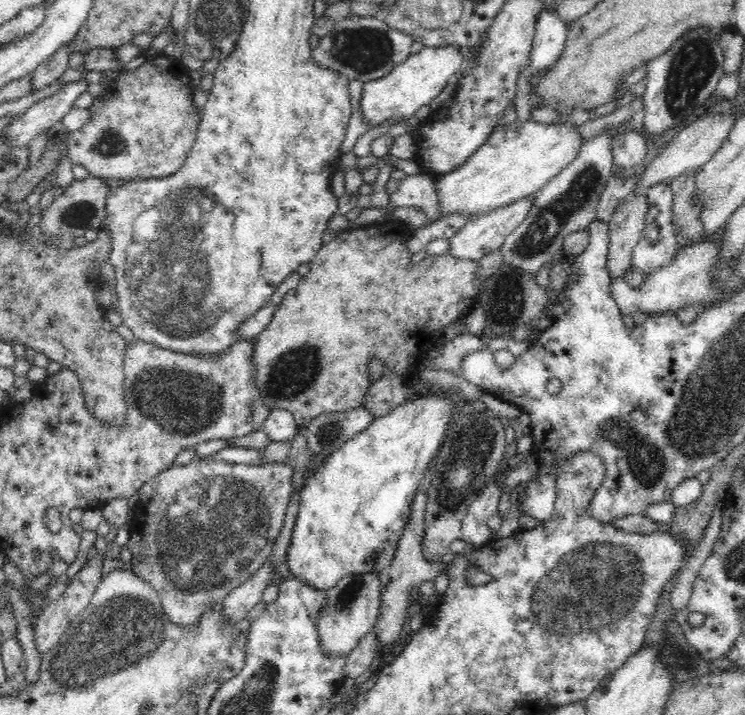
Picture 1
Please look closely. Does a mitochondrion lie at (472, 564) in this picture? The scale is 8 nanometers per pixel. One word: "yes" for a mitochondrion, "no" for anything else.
no

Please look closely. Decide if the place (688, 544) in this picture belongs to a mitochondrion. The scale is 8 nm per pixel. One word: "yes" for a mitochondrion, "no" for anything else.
no

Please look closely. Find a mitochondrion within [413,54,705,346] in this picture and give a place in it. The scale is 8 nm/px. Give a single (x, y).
(551, 218)

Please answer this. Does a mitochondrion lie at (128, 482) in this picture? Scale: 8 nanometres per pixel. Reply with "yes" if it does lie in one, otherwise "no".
no

